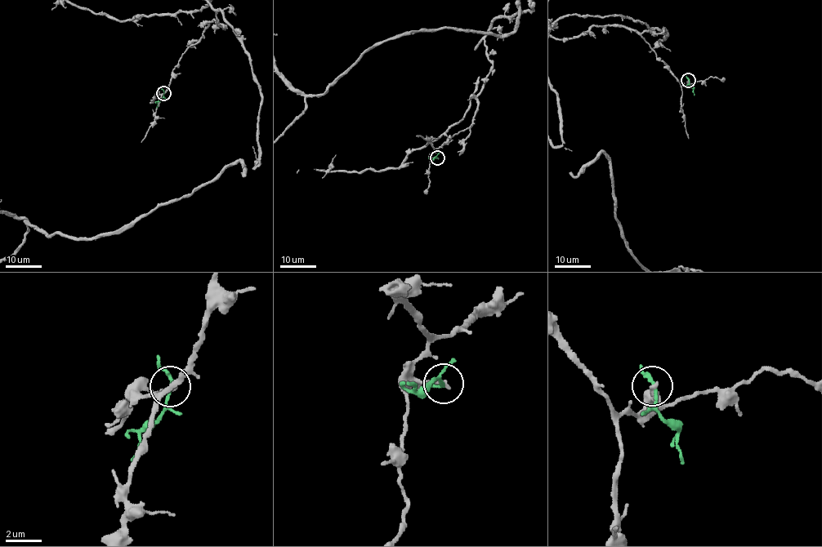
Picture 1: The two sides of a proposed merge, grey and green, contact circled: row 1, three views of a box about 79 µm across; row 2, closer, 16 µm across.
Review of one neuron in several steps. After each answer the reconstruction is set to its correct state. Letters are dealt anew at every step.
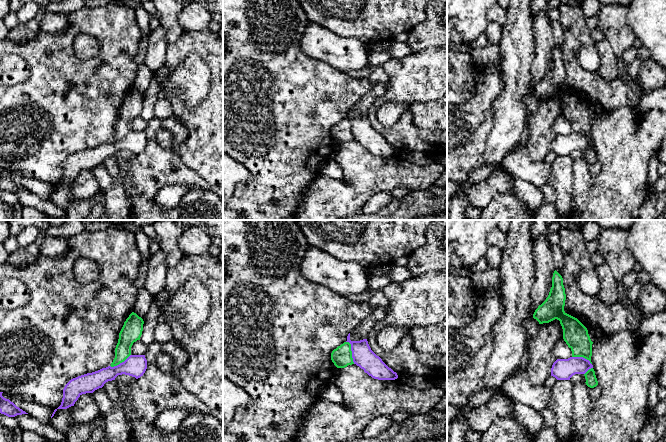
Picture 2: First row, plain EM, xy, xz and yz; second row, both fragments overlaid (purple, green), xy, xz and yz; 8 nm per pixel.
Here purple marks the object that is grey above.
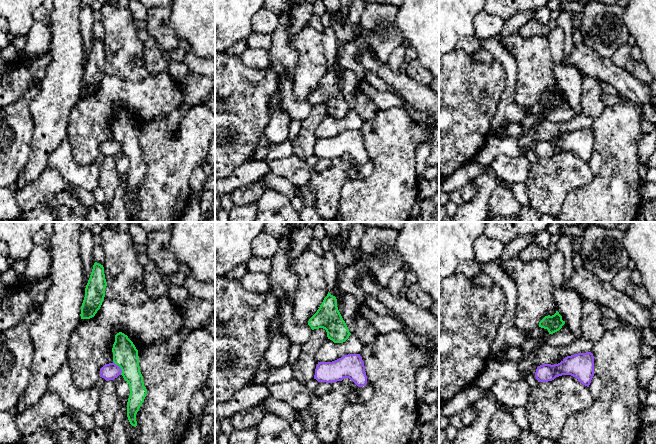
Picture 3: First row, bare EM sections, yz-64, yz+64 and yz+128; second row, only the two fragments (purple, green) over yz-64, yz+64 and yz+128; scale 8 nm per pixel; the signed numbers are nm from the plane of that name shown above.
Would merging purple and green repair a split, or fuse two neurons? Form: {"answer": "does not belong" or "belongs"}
{"answer": "does not belong"}

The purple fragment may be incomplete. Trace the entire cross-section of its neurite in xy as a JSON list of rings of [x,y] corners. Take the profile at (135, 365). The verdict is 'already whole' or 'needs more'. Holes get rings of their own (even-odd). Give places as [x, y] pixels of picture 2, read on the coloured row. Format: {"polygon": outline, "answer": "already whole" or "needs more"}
{"polygon": [[[130,355],[117,366],[108,366],[73,378],[65,385],[62,402],[57,409],[67,409],[74,406],[82,394],[93,393],[95,390],[102,388],[106,382],[115,380],[118,375],[125,374],[138,379],[143,376],[146,369],[145,355]]], "answer": "already whole"}

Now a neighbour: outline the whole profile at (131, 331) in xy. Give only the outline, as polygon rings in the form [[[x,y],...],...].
[[[132,312],[124,322],[119,333],[118,343],[115,348],[115,358],[111,367],[124,362],[131,355],[131,347],[134,342],[140,340],[144,321],[136,313]]]

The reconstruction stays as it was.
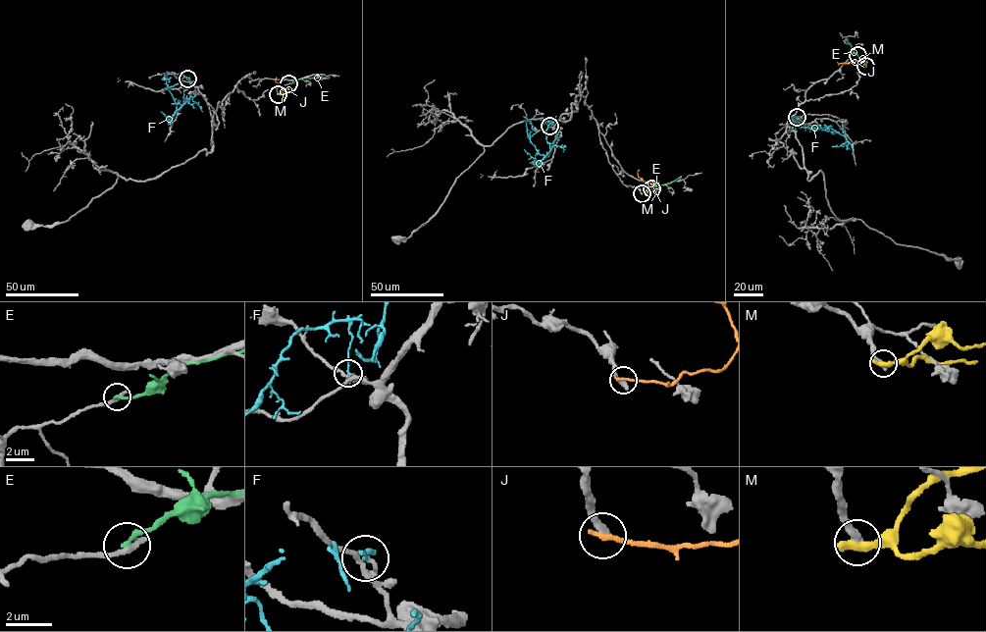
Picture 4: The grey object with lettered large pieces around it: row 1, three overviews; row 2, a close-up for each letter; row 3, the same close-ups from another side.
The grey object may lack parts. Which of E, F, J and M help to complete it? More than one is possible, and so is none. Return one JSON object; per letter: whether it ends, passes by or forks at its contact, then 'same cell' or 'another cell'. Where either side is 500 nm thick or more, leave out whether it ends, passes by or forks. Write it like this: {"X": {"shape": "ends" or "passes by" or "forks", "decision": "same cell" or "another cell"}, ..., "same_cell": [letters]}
{"E": {"shape": "ends", "decision": "another cell"}, "F": {"shape": "ends", "decision": "another cell"}, "J": {"shape": "ends", "decision": "another cell"}, "M": {"shape": "ends", "decision": "another cell"}, "same_cell": []}

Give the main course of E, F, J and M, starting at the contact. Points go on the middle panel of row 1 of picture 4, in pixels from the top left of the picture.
E: (651, 188), (681, 177)
F: (550, 126), (549, 121), (545, 122), (530, 137), (537, 152), (544, 155), (550, 150), (547, 126), (556, 116)
J: (641, 193), (653, 189), (649, 183), (638, 177), (639, 170)
M: (642, 193), (657, 191)

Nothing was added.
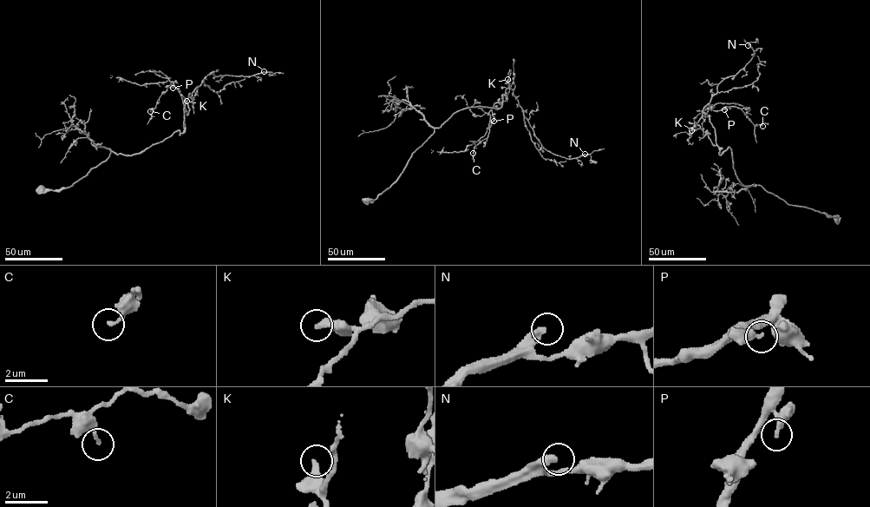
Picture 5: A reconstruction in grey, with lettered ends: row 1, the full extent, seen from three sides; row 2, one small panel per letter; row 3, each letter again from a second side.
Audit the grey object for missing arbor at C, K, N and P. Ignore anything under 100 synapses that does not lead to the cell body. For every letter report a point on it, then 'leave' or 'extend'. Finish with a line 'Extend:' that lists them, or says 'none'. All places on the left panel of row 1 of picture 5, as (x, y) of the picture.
C: at (150, 111); leave
K: at (186, 101); leave
N: at (264, 71); extend
P: at (173, 88); leave
Extend: N

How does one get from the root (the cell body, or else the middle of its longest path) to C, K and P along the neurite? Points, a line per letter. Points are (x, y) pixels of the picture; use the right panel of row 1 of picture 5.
C: (835, 220), (787, 204), (760, 185), (742, 183), (730, 148), (719, 154), (707, 113), (736, 107), (762, 126)
K: (835, 220), (787, 204), (760, 185), (745, 186), (735, 174), (729, 148), (720, 154), (700, 128), (691, 130)
P: (835, 220), (787, 204), (760, 185), (741, 182), (730, 148), (719, 154), (707, 114), (724, 109)

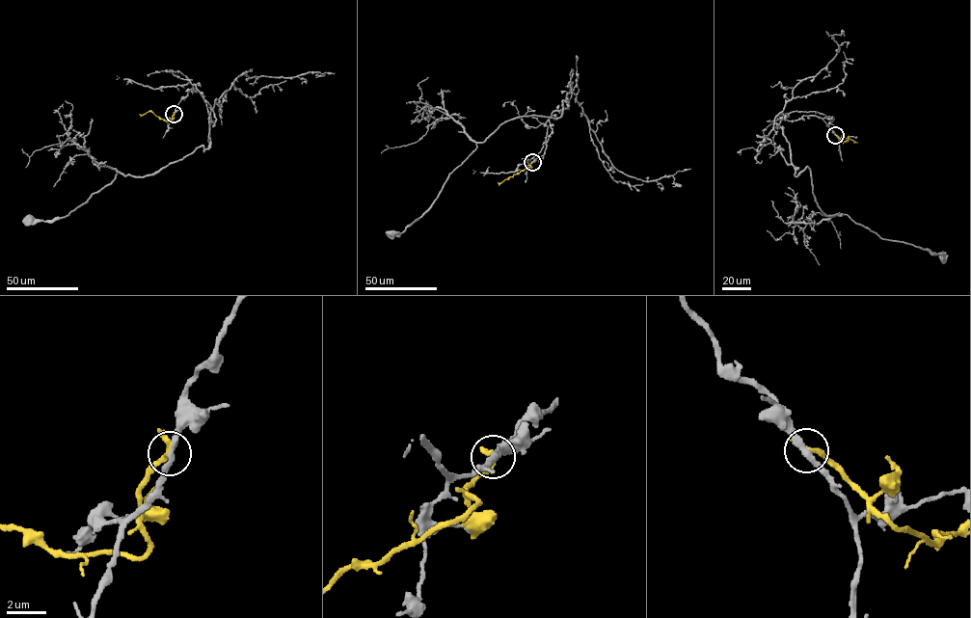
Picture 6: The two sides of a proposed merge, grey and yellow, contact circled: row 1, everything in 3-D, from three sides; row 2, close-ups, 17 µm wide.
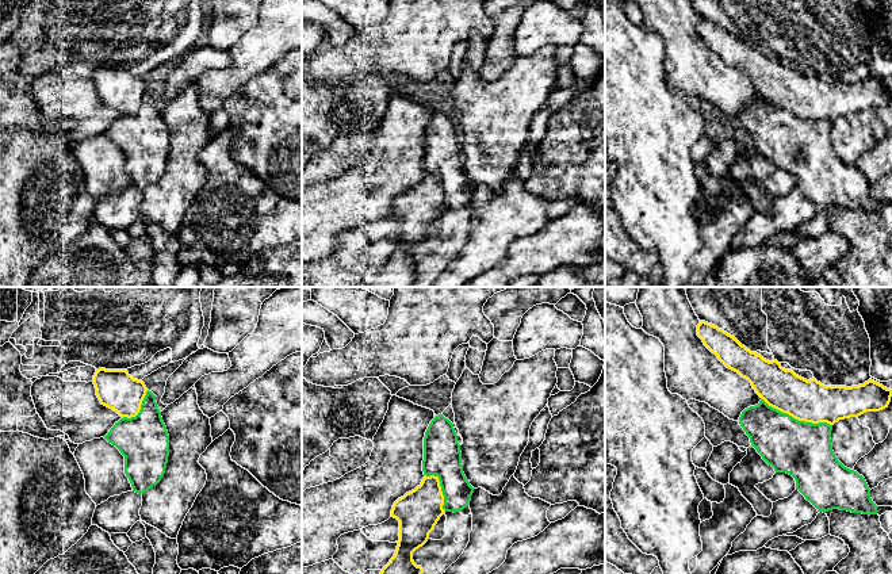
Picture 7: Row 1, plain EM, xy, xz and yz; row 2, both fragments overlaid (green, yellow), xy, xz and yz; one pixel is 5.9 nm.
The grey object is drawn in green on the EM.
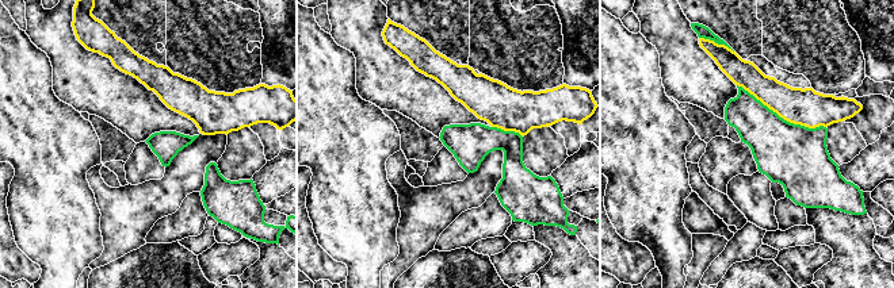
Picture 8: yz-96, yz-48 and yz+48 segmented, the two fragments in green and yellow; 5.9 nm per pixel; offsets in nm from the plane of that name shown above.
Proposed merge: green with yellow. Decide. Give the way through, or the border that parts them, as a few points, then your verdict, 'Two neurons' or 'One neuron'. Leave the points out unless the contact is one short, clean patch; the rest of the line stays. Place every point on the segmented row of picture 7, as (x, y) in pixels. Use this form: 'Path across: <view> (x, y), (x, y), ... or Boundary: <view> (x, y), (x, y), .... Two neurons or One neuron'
Two neurons

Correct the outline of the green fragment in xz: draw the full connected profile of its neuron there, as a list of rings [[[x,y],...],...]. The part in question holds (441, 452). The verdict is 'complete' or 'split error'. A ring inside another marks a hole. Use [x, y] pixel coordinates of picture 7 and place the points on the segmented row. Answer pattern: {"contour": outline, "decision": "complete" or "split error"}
{"contour": [[[443,414],[436,416],[425,432],[422,471],[439,478],[445,512],[462,512],[470,505],[474,487],[463,472],[453,424]]], "decision": "complete"}

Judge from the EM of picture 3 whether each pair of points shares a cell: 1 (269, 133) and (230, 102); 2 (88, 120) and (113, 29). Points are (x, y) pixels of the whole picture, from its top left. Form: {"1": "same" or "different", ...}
{"1": "different", "2": "same"}

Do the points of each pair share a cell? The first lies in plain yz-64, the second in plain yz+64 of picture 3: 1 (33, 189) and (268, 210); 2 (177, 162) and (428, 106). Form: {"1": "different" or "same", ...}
{"1": "different", "2": "different"}

